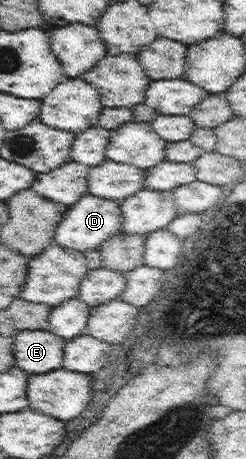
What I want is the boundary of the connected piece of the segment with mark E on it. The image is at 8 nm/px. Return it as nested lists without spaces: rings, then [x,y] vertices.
[[[49,330],[19,332],[16,338],[16,366],[29,375],[50,374],[63,368],[66,340]]]

